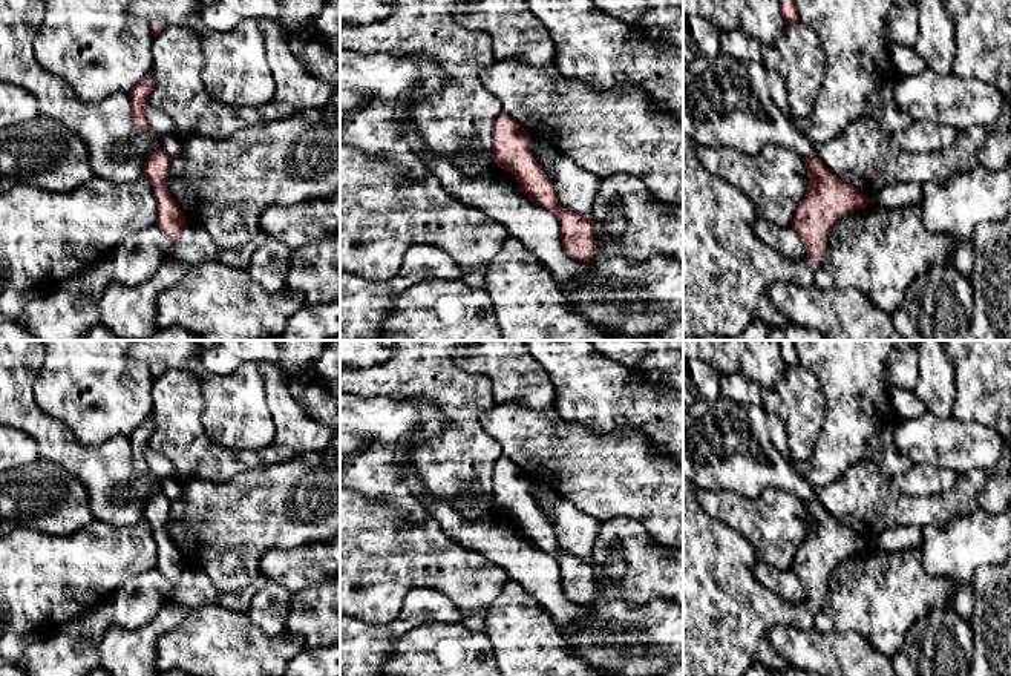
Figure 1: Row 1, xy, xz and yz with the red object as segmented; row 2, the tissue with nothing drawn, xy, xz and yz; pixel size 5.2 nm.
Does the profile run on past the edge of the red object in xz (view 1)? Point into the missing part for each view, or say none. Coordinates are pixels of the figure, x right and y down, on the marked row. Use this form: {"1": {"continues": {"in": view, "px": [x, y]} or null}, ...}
{"1": {"continues": null}}

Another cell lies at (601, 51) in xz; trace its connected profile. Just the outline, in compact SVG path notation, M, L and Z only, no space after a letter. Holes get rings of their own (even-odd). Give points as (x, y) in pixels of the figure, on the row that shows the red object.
M525 0L528 9L547 26L556 44L555 66L568 78L591 89L640 84L654 107L672 113L683 124L683 46L654 44L636 38L631 25L597 11L591 0Z

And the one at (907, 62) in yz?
M890 43L888 52L899 77L913 77L927 69L927 63L914 48Z

